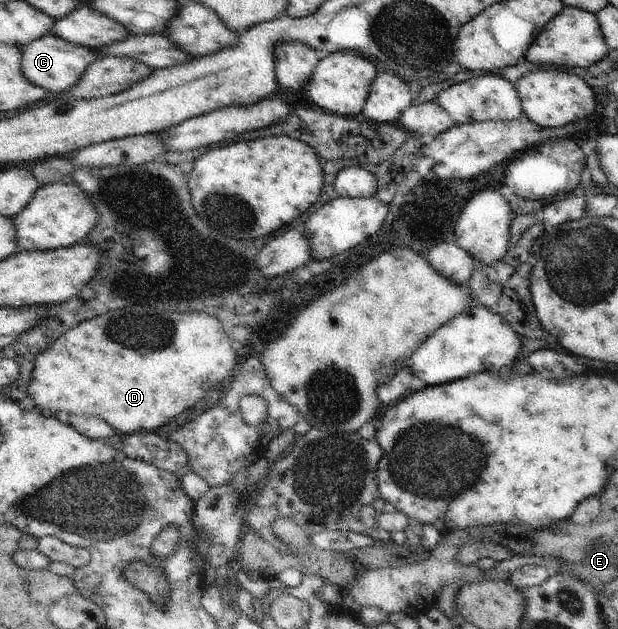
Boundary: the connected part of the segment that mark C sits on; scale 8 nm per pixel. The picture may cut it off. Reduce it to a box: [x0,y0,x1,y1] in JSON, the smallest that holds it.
[21,34,97,93]

